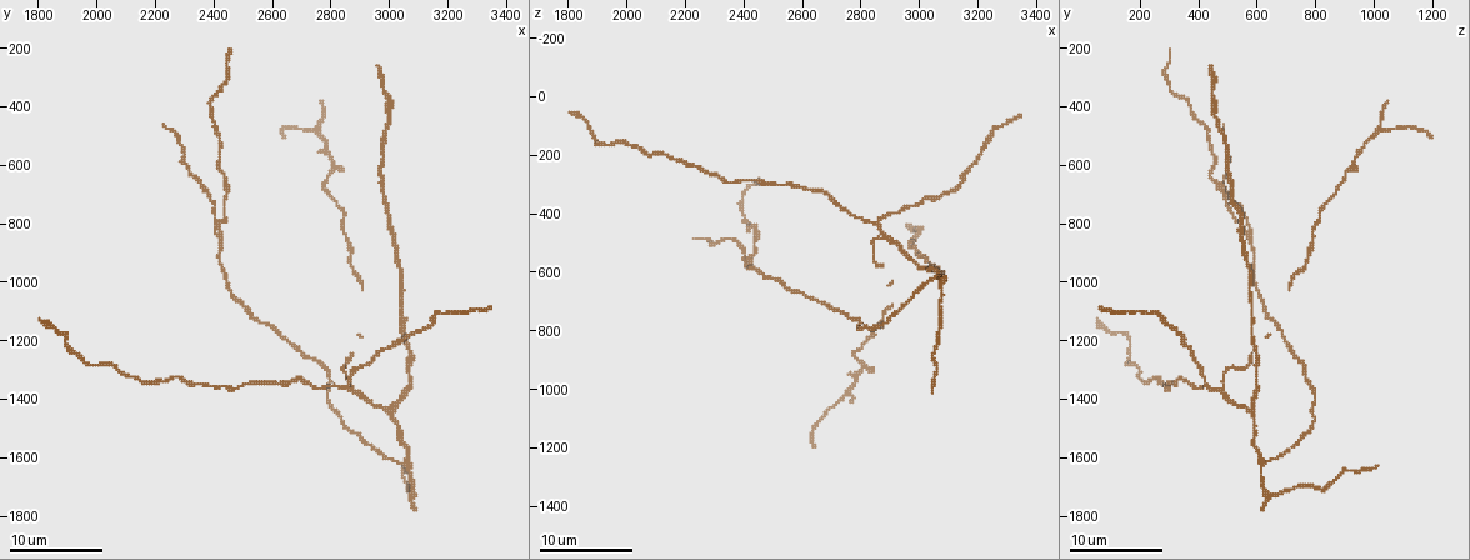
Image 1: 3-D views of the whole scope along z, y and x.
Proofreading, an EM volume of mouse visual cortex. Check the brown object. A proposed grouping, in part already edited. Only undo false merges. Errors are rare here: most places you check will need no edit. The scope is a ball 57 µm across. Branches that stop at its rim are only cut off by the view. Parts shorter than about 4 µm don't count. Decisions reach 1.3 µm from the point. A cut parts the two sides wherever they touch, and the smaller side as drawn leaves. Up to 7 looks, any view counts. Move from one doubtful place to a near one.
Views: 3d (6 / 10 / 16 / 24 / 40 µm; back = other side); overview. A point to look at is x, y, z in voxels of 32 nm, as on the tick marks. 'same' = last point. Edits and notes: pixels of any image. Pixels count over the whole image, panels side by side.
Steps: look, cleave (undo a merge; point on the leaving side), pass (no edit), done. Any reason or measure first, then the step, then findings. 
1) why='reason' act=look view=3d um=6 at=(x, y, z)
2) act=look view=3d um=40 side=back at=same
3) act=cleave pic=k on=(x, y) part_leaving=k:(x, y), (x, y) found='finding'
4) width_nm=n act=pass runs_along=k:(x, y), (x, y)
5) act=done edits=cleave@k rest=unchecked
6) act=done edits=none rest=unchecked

why='arms part here' act=look view=3d um=10 at=(3060, 1620, 620)

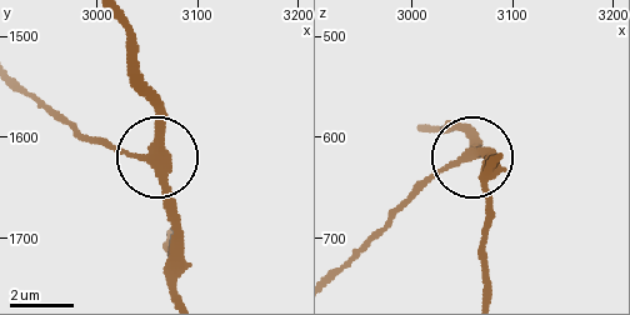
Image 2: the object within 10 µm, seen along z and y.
act=pass runs_along=2:(386, 221), (440, 175), (488, 151) found='all the same neuron'

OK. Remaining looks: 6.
act=look view=3d um=10 at=(2860, 1360, 430)

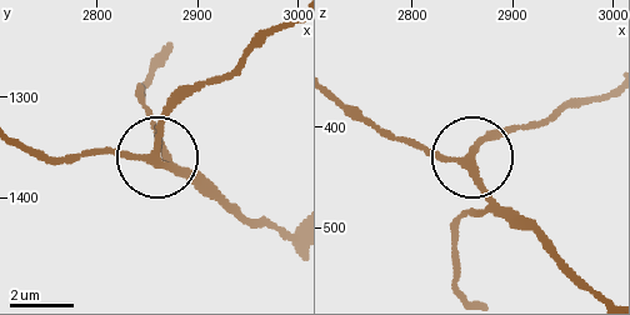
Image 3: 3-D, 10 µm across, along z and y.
act=look view=3d um=10 side=back at=(2858, 1360, 430)

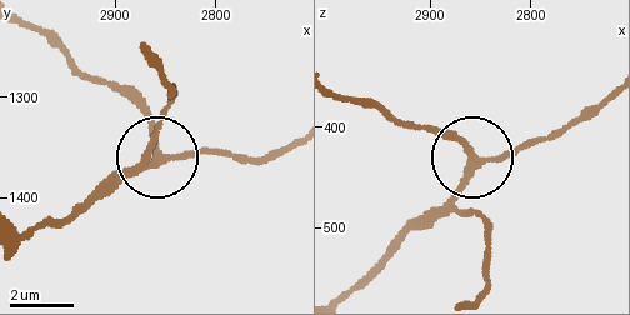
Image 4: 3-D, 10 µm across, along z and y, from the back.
width_nm=210 act=pass runs_along=4:(26, 241), (66, 223), (153, 159), (141, 113), (125, 91) found='one neuron here'

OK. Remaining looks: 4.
why='branch point' act=look view=3d um=6 at=(2990, 1440, 580)

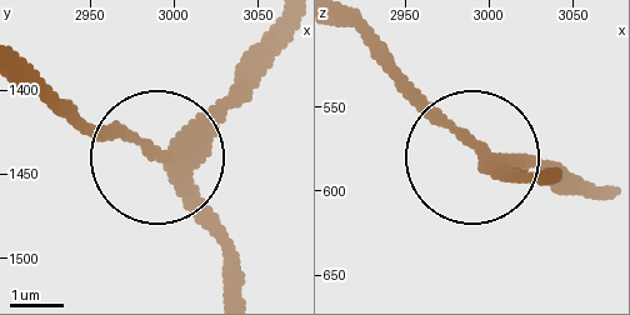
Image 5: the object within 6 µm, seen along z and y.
arms=3 act=pass found='continuous, no second neuron'

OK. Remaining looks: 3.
act=done edits=none rest=unchecked

